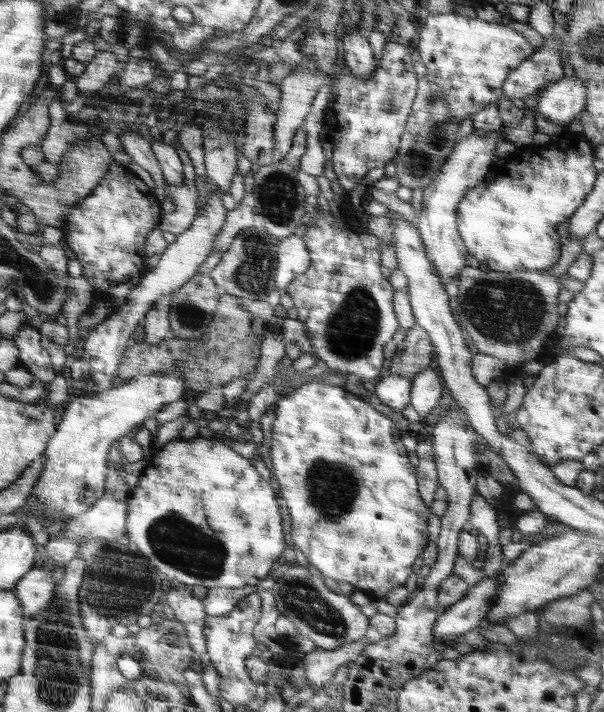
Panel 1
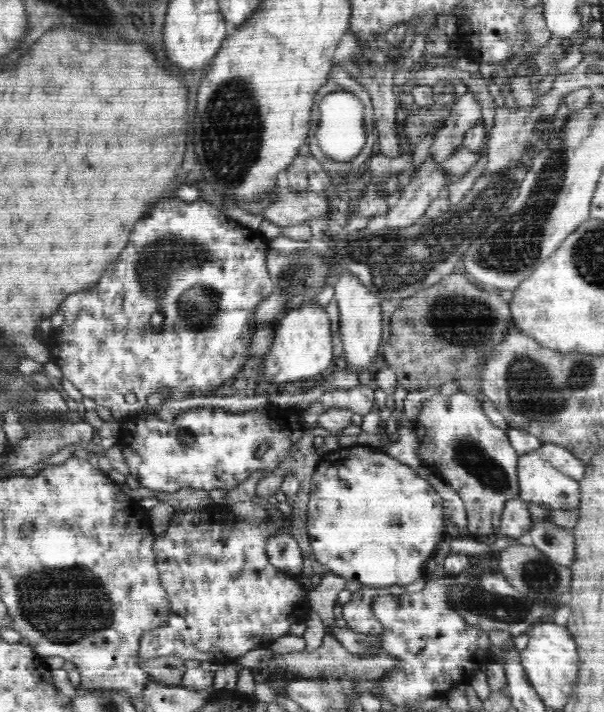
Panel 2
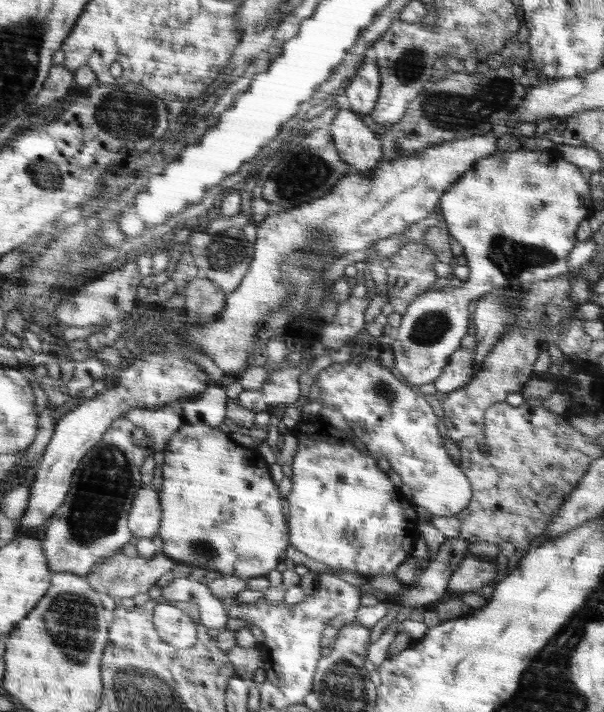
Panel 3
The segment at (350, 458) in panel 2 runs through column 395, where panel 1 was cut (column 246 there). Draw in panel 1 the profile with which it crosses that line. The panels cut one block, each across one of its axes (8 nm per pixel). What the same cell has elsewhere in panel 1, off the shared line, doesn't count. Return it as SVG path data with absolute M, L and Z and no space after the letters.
M194 437L191 439L170 439L148 460L148 465L138 478L137 486L127 495L128 503L127 534L130 541L138 546L142 555L149 558L150 563L159 571L170 578L174 583L183 583L197 591L204 592L212 588L223 587L228 589L243 588L249 585L251 588L268 578L268 572L272 570L272 564L282 557L286 550L284 540L284 528L282 528L282 514L276 501L276 486L274 482L267 482L260 477L254 467L254 461L244 458L236 453L224 439L212 439L212 437Z

